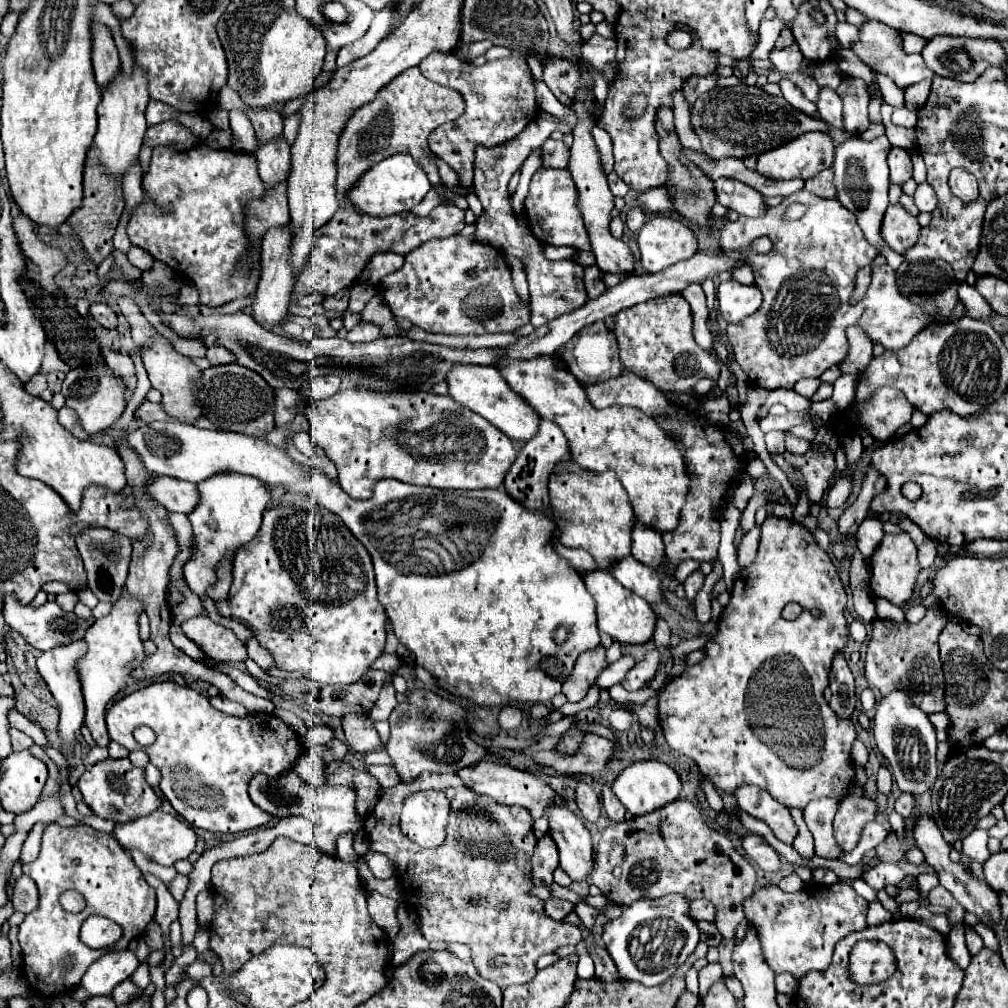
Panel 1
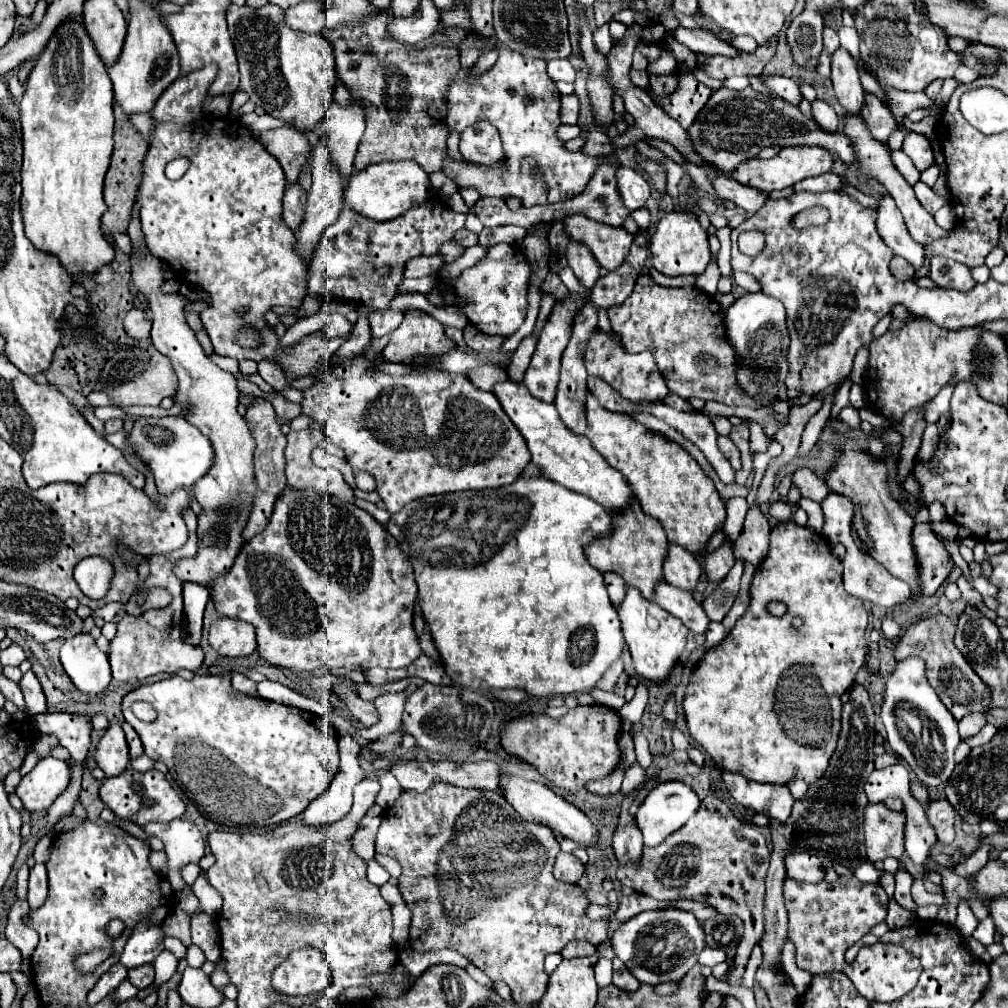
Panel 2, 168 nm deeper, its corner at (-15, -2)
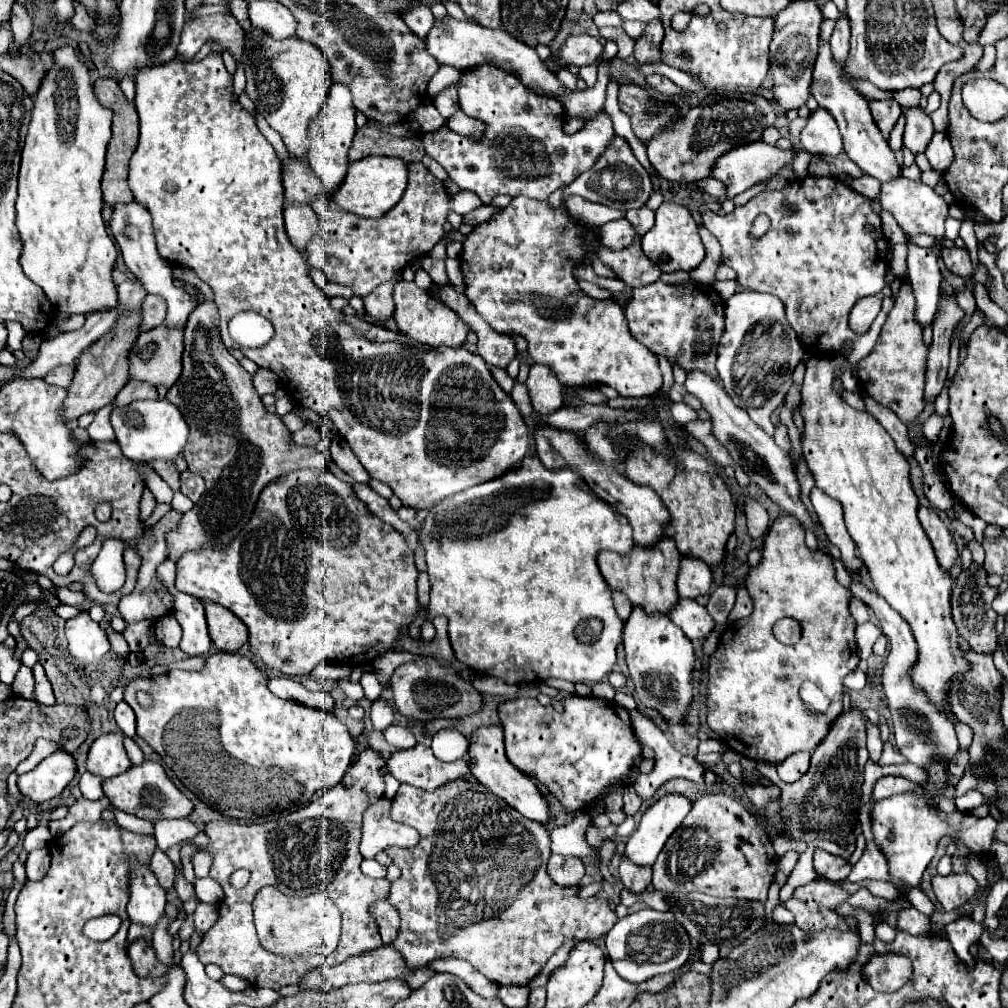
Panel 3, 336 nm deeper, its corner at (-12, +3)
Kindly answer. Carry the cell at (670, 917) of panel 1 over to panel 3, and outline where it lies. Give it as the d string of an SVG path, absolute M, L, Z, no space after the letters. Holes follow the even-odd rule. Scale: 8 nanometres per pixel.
M645 908L617 920L617 924L609 930L605 938L605 948L613 968L625 980L639 984L653 976L679 970L689 958L691 938L681 922L673 916L673 912L657 912L653 908Z

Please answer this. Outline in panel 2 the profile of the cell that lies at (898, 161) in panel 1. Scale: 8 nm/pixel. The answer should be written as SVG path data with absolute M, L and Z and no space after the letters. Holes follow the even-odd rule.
M910 131L904 139L904 153L914 161L918 171L928 169L934 163L934 155L932 155L932 145L930 139L922 133L914 133Z

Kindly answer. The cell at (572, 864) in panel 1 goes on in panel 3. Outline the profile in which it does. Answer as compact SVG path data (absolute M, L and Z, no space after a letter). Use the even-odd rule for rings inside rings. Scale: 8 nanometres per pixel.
M487 726L487 728L479 728L473 736L471 736L471 746L469 746L469 766L471 766L471 774L473 778L483 784L485 788L489 788L495 796L503 798L507 804L511 804L519 814L523 814L529 820L547 824L551 820L551 810L547 804L547 798L539 792L539 788L535 786L535 782L525 776L521 770L517 770L505 756L503 750L503 730L501 726Z

